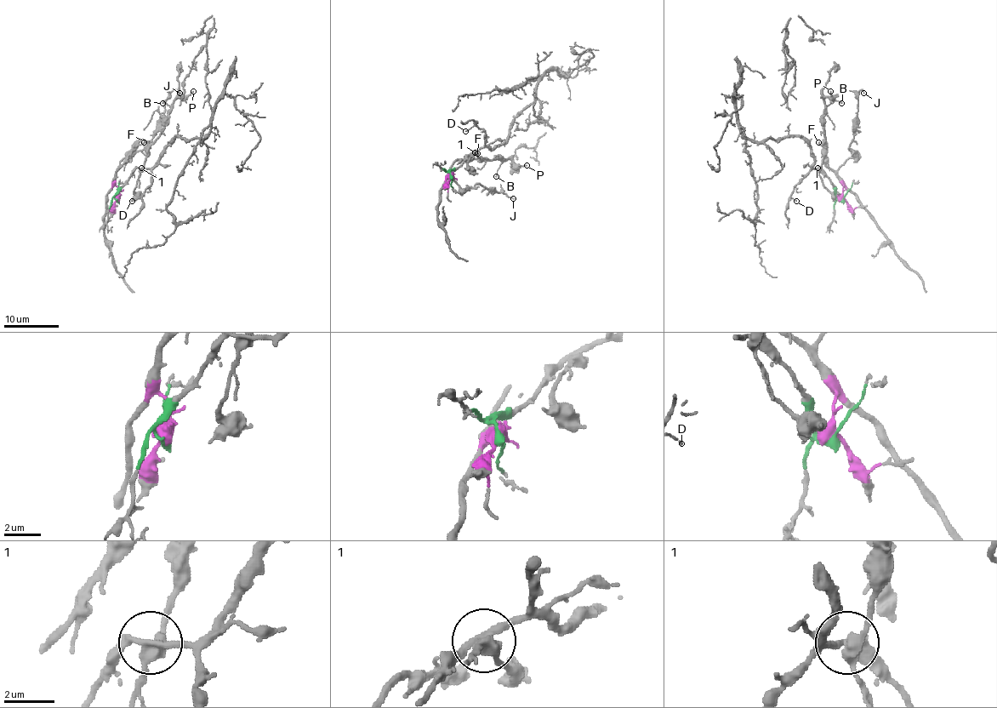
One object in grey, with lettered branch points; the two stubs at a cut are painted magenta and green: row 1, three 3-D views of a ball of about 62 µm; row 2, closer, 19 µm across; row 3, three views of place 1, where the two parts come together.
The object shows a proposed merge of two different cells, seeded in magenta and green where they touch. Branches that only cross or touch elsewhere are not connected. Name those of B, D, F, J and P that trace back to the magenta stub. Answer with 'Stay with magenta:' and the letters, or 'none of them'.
Stay with magenta: B, F, J, P

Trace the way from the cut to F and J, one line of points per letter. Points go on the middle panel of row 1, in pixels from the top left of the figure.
F: (450, 176), (449, 168), (456, 161), (467, 160), (478, 152)
J: (450, 176), (449, 172), (457, 185), (465, 189), (481, 185), (514, 198)

